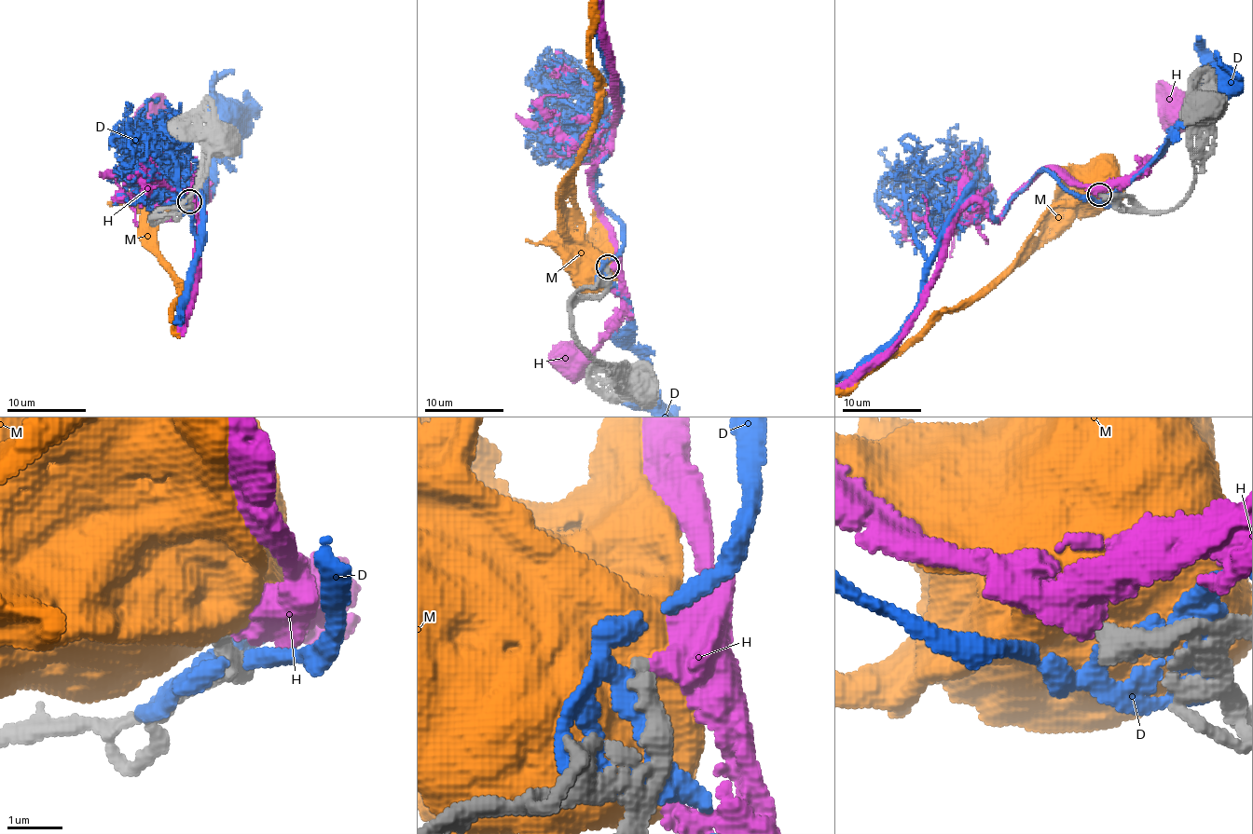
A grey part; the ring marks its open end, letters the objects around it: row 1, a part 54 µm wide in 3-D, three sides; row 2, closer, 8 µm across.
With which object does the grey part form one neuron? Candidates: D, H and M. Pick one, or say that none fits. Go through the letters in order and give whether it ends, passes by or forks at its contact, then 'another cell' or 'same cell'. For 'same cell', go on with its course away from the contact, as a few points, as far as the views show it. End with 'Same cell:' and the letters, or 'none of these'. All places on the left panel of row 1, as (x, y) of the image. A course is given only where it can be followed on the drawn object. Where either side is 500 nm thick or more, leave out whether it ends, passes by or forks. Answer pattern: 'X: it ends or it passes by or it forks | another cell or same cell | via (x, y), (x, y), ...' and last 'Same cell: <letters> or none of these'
D: it forks | another cell
H: it ends | another cell
M: another cell
Same cell: none of these

